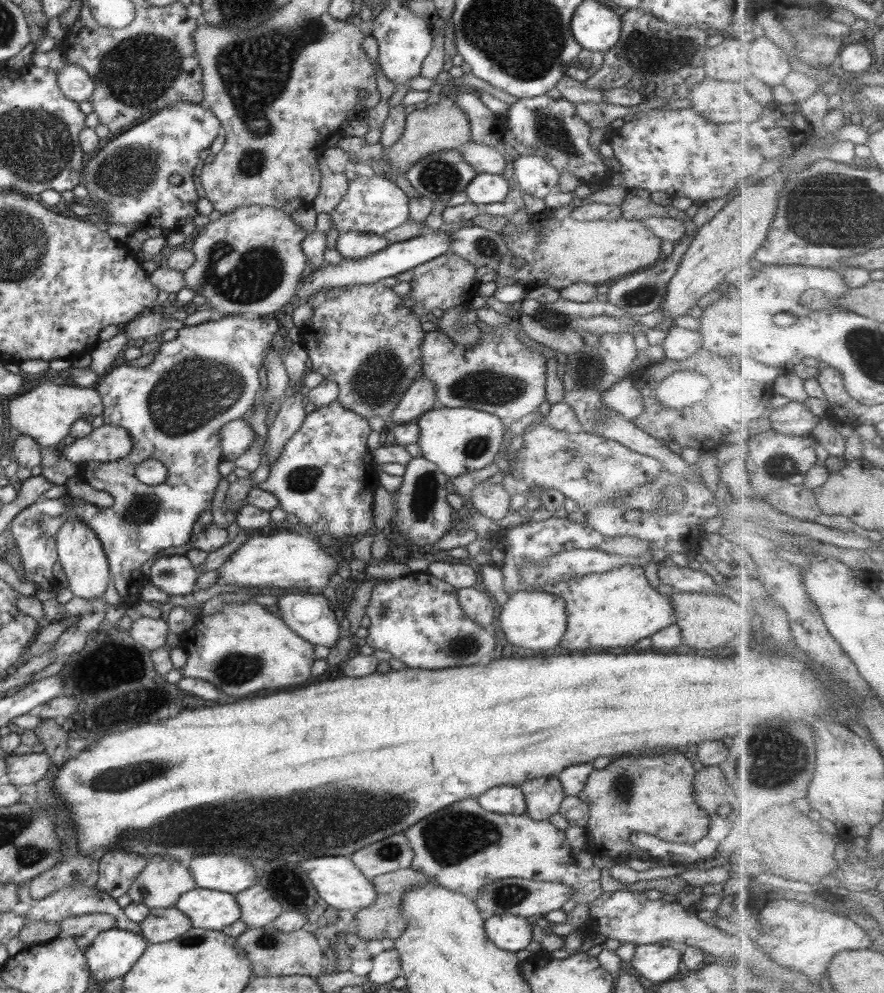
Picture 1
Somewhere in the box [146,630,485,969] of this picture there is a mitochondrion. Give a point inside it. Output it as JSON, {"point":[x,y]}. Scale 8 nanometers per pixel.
{"point":[238,668]}

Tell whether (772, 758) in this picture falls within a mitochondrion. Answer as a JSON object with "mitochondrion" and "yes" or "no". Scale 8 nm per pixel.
{"mitochondrion":"yes"}

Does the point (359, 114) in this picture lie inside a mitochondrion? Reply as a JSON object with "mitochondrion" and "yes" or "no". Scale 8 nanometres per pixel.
{"mitochondrion":"no"}

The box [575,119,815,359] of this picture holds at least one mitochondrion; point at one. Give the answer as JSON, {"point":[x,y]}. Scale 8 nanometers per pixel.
{"point":[639,296]}

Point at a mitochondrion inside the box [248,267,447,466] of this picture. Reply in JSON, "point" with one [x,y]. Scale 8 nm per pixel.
{"point":[380,378]}

